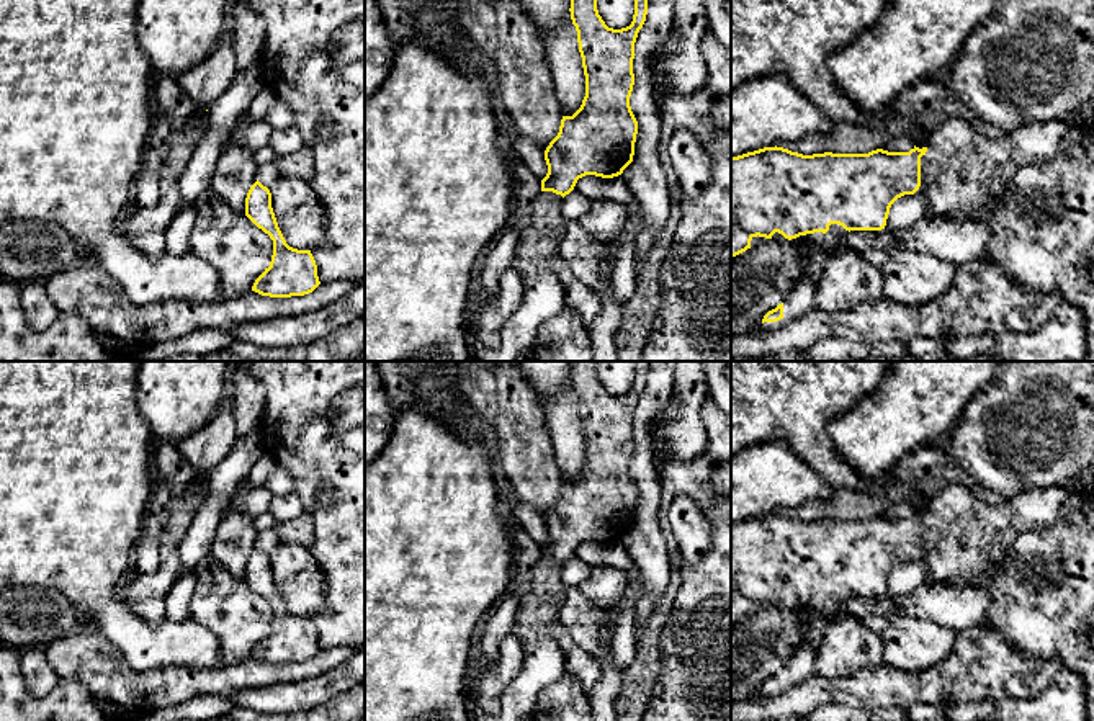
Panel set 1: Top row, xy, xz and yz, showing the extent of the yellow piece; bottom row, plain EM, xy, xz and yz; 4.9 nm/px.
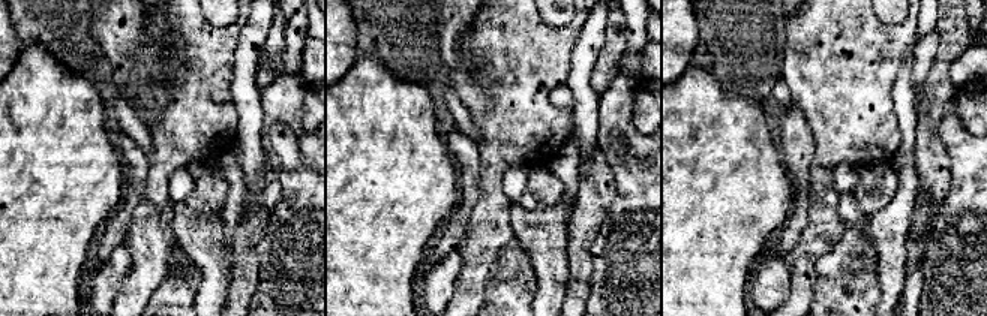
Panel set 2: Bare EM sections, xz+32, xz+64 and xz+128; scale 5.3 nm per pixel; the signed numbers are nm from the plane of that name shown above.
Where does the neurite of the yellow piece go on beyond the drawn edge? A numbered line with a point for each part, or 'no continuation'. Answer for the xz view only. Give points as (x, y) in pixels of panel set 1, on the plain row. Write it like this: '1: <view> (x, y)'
1: xz (543, 662)

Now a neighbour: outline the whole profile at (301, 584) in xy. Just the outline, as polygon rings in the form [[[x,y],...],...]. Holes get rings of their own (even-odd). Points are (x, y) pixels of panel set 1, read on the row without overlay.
[[[280,543],[268,556],[286,610],[311,616],[325,600],[325,577],[311,551],[299,544]]]

